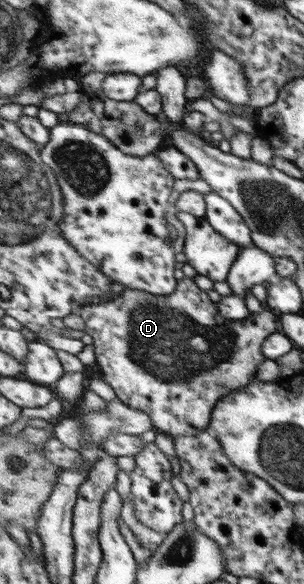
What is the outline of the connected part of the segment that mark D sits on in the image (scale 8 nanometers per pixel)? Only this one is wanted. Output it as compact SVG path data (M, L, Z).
M189 277L179 281L177 290L169 296L155 296L149 292L127 288L120 295L115 295L115 297L107 301L105 300L105 303L83 306L78 313L85 319L86 328L83 331L91 336L94 341L96 365L101 379L115 391L117 397L124 401L128 407L147 413L149 420L153 420L153 424L156 425L155 430L164 431L172 435L173 438L180 437L180 435L199 435L202 433L204 429L210 427L212 413L215 405L220 401L220 397L250 385L252 376L258 373L260 365L266 360L265 353L263 353L263 344L266 343L269 336L277 332L277 319L279 319L279 315L272 309L269 309L267 305L263 307L263 312L250 314L245 320L225 319L223 315L219 314L219 303L213 303L211 295L207 295L205 291L202 291L198 287L198 283L195 283L195 279L189 279Z

